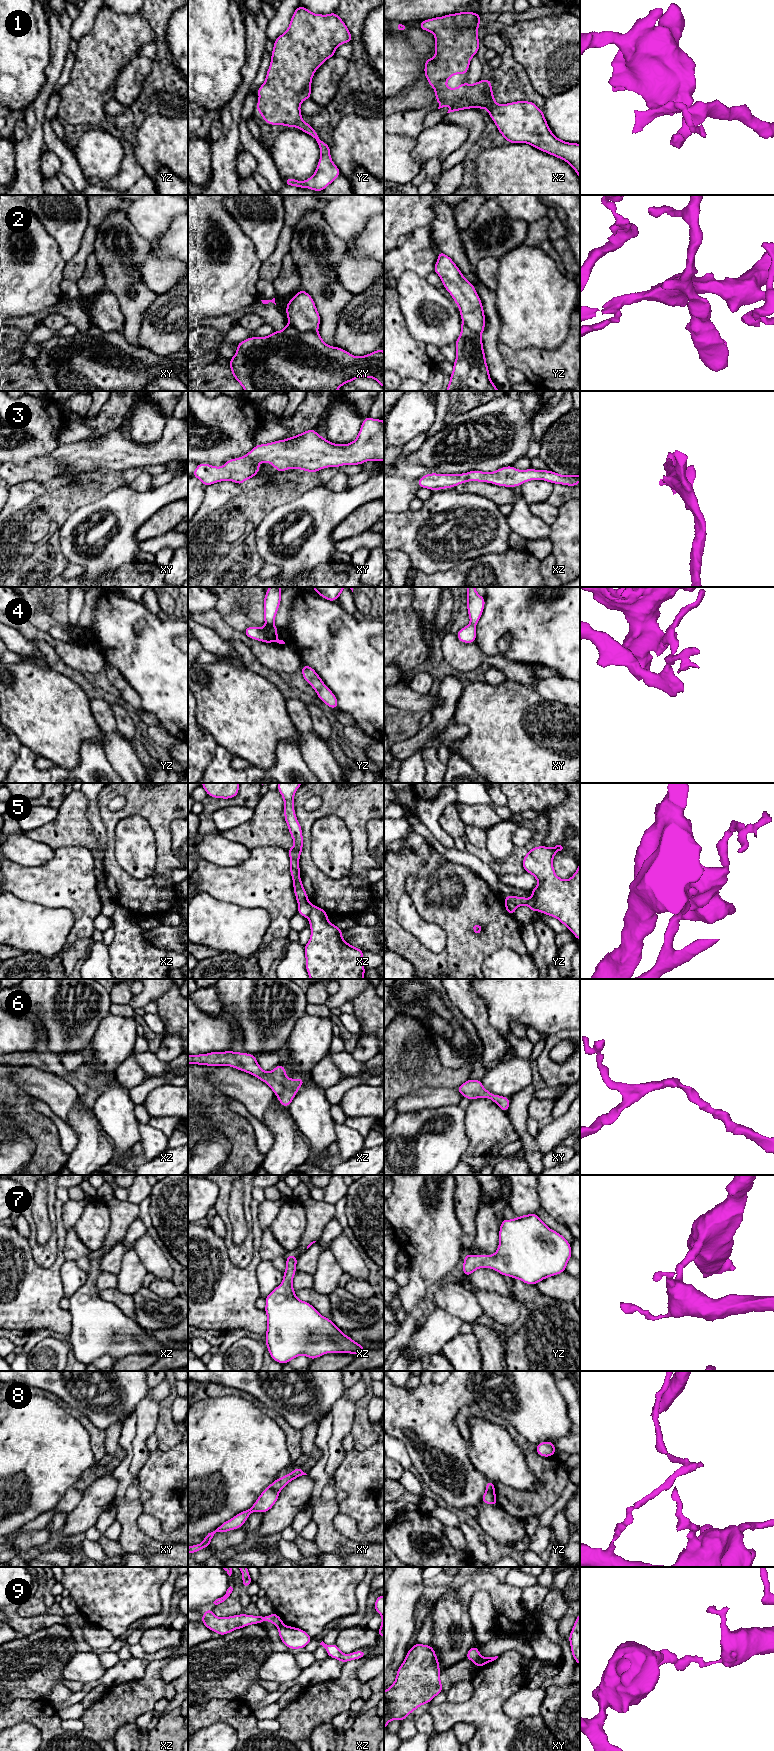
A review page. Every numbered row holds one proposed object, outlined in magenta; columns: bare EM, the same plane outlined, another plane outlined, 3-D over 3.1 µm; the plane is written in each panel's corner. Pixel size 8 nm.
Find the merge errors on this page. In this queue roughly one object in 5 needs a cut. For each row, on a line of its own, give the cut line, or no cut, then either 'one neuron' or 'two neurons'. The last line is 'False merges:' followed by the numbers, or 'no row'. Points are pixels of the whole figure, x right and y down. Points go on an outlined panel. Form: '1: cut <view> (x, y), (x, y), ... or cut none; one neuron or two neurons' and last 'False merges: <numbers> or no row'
1: cut none; one neuron
2: cut none; one neuron
3: cut none; one neuron
4: cut xy (470, 623), (474, 625); two neurons
5: cut xz (312, 905), (311, 911), (306, 916); two neurons
6: cut none; one neuron
7: cut none; one neuron
8: cut xy (269, 1486), (278, 1493); two neurons
9: cut xy (480, 1656), (474, 1661); two neurons
False merges: 4, 5, 8, 9

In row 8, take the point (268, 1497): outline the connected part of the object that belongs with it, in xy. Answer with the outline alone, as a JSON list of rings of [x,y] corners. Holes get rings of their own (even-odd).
[[[266,1487],[251,1508],[236,1514],[230,1520],[222,1523],[215,1531],[206,1534],[201,1544],[189,1546],[188,1553],[191,1555],[192,1553],[196,1553],[210,1546],[211,1540],[216,1532],[227,1532],[230,1530],[241,1528],[252,1512],[256,1511],[261,1513],[268,1512],[274,1506],[278,1498],[279,1498],[278,1492],[276,1492],[270,1487]]]

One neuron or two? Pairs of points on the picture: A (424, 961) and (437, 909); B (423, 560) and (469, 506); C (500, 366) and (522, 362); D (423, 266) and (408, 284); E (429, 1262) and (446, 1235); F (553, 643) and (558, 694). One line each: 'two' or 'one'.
A: one
B: one
C: two
D: two
E: one
F: two

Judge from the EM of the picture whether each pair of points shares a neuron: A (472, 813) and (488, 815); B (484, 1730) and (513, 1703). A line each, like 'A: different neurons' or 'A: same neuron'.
A: same neuron
B: different neurons

